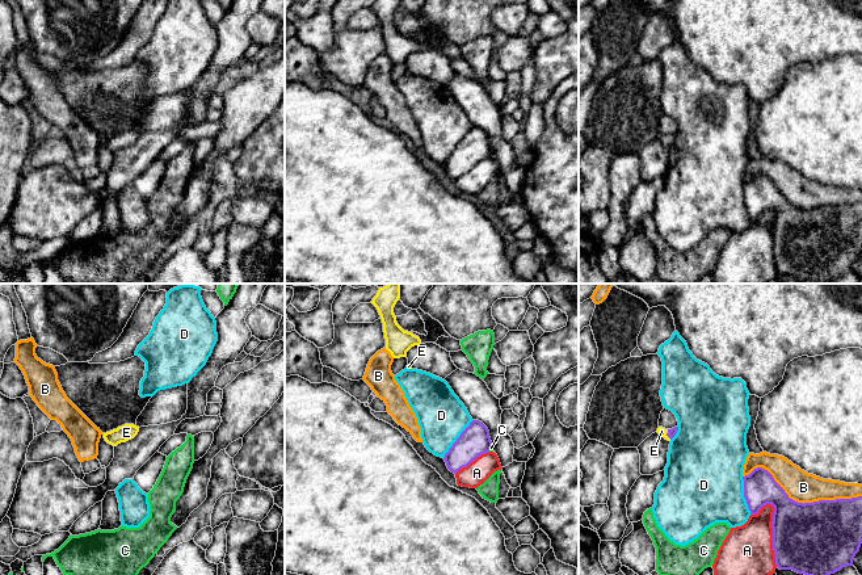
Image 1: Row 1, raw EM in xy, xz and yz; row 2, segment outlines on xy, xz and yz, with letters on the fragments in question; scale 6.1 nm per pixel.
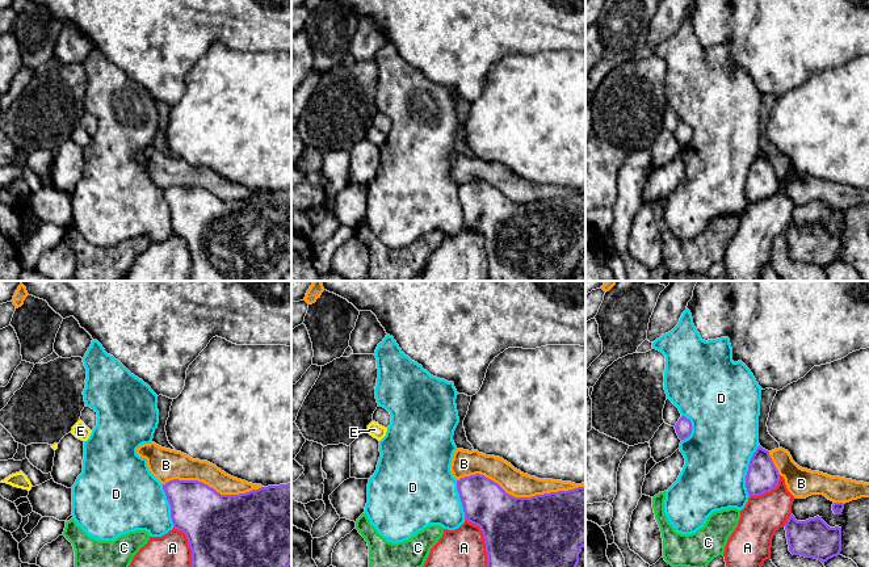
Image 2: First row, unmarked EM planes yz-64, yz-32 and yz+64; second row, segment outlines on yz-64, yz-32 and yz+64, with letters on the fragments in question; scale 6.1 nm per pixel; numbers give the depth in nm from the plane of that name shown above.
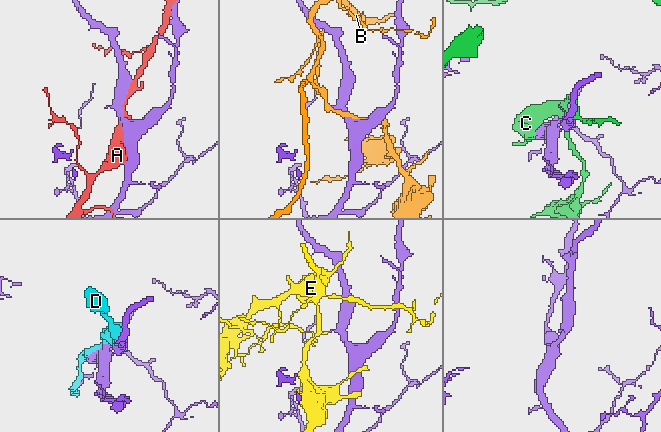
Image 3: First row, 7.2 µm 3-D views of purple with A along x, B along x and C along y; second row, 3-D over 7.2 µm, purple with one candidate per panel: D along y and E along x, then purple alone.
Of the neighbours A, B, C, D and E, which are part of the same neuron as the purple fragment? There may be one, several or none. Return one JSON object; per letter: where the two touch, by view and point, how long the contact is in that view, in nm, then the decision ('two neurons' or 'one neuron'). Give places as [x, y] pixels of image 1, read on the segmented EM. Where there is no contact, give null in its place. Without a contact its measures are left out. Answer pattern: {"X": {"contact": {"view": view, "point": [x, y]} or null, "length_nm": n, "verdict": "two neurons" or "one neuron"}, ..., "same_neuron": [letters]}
{"A": {"contact": {"view": "yz", "point": [773, 533]}, "length_nm": 400, "verdict": "two neurons"}, "B": {"contact": {"view": "yz", "point": [800, 503]}, "length_nm": 750, "verdict": "two neurons"}, "C": {"contact": {"view": "xz", "point": [490, 449]}, "length_nm": 40, "verdict": "two neurons"}, "D": {"contact": {"view": "xz", "point": [457, 439]}, "length_nm": 300, "verdict": "two neurons"}, "E": {"contact": {"view": "yz", "point": [667, 435]}, "length_nm": 70, "verdict": "two neurons"}, "same_neuron": []}

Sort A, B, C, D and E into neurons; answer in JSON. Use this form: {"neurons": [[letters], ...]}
{"neurons": [["A"], ["B"], ["C"], ["D"], ["E"]]}

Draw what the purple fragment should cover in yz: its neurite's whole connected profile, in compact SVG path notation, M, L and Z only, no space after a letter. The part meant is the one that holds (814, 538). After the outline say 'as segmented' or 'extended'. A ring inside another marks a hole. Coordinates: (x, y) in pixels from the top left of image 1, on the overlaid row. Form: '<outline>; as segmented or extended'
M754 469L744 479L750 515L771 504L773 550L779 570L831 575L853 566L862 543L862 496L798 503L773 475Z; as segmented

